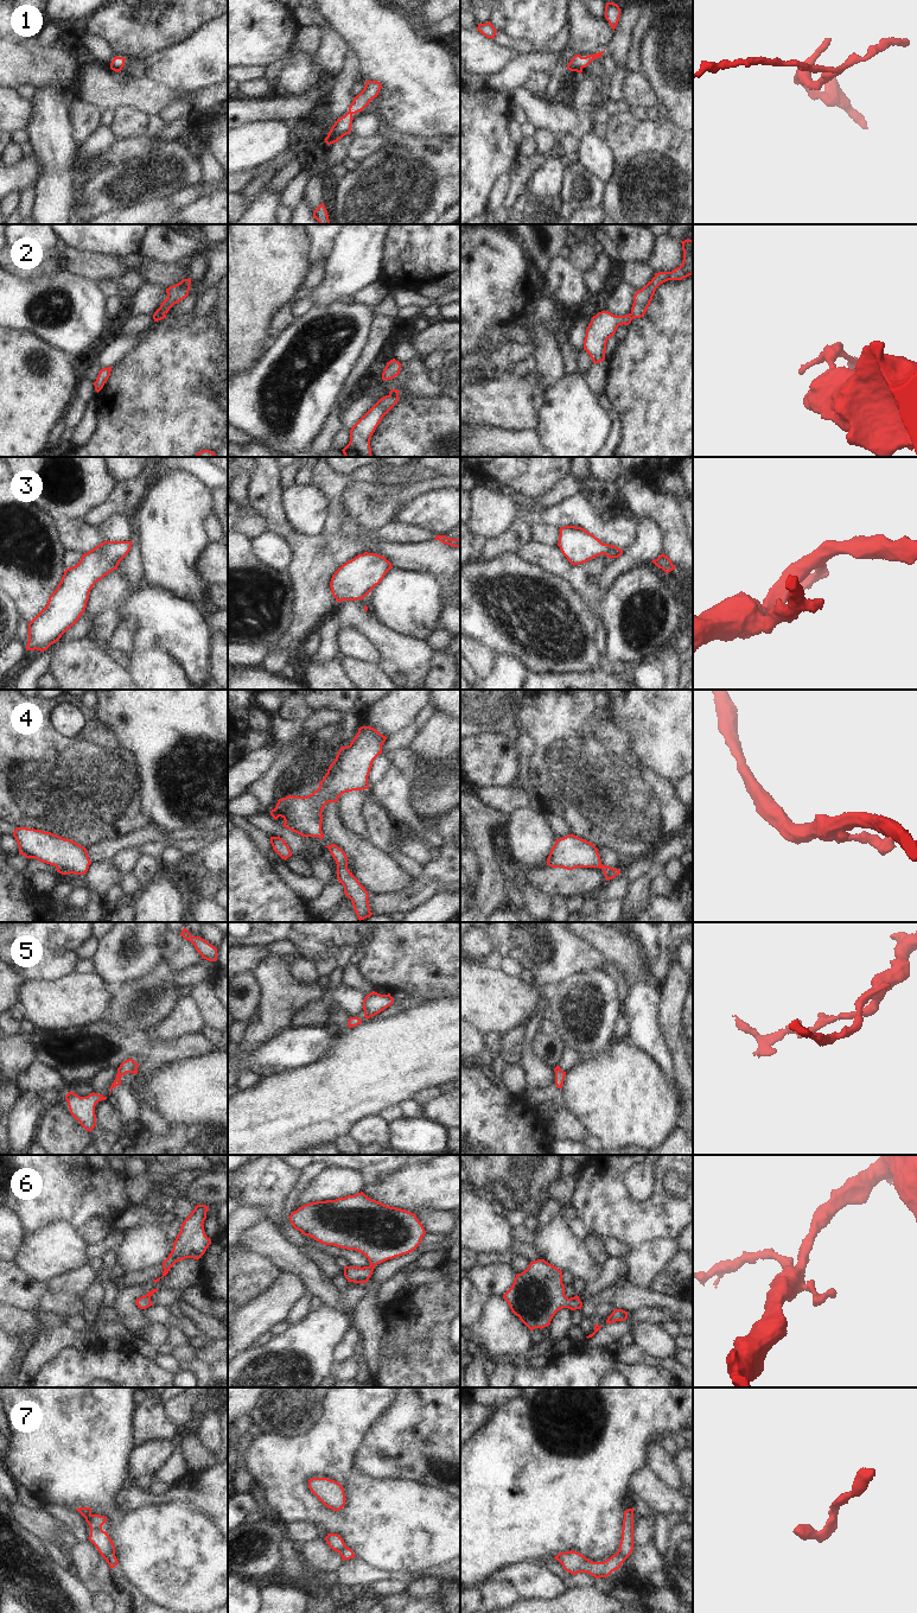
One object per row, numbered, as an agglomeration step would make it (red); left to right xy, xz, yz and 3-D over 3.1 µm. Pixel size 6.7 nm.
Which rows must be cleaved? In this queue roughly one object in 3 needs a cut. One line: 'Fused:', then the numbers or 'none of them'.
Fused: 2, 7.

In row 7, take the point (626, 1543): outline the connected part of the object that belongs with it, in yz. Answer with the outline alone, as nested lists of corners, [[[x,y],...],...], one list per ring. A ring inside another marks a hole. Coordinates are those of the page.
[[[633,1507],[624,1511],[619,1554],[628,1558],[633,1550]]]

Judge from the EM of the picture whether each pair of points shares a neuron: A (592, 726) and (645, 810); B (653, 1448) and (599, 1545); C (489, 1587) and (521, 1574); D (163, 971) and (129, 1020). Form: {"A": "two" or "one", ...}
{"A": "one", "B": "two", "C": "two", "D": "one"}

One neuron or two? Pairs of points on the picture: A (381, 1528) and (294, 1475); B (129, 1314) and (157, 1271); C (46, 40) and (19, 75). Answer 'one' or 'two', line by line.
A: one
B: two
C: two

